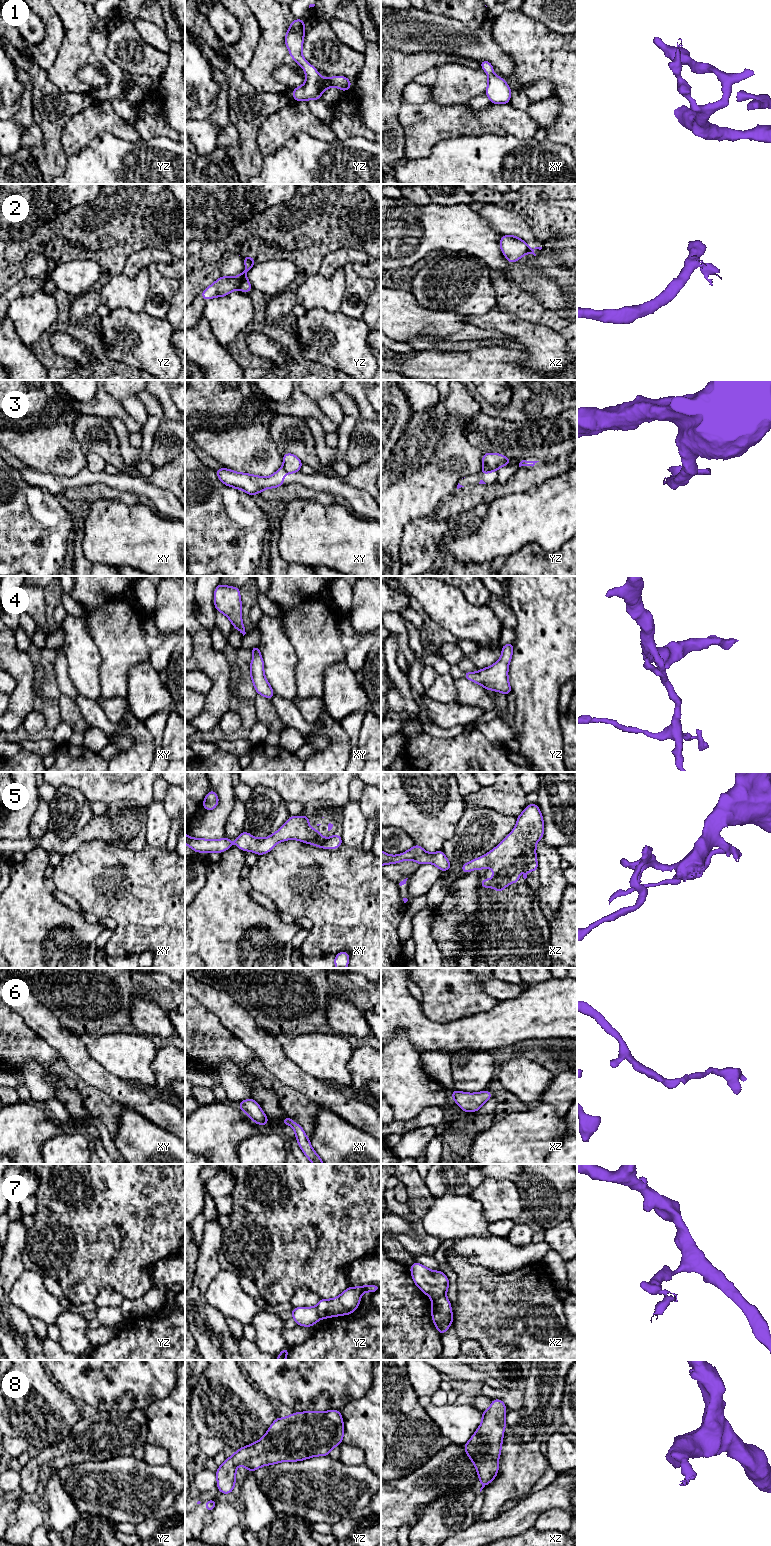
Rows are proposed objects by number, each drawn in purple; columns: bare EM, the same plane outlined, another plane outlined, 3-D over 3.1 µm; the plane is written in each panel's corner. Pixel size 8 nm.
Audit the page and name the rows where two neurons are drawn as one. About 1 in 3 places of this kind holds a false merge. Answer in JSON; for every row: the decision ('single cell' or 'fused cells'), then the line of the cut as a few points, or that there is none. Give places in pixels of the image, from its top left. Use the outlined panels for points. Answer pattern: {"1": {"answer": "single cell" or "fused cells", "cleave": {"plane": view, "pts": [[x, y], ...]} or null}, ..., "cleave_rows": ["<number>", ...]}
{"1": {"answer": "single cell", "cleave": null}, "2": {"answer": "fused cells", "cleave": {"plane": "yz", "pts": [[245, 272], [237, 288]]}}, "3": {"answer": "fused cells", "cleave": {"plane": "xy", "pts": [[282, 467], [286, 471], [295, 472]]}}, "4": {"answer": "single cell", "cleave": null}, "5": {"answer": "single cell", "cleave": null}, "6": {"answer": "single cell", "cleave": null}, "7": {"answer": "fused cells", "cleave": {"plane": "xz", "pts": [[444, 1295], [431, 1297]]}}, "8": {"answer": "single cell", "cleave": null}, "cleave_rows": ["2", "3", "7"]}

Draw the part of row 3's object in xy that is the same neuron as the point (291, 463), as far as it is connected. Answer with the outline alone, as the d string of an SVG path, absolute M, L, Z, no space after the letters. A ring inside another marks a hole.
M284 453L283 454L283 468L286 472L298 472L300 471L303 463L294 454Z

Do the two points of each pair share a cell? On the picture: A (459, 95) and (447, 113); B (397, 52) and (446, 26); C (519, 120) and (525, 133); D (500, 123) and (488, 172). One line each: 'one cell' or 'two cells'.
A: two cells
B: one cell
C: one cell
D: two cells

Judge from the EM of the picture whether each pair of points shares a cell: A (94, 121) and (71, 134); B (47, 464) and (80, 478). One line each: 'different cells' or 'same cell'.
A: same cell
B: different cells

